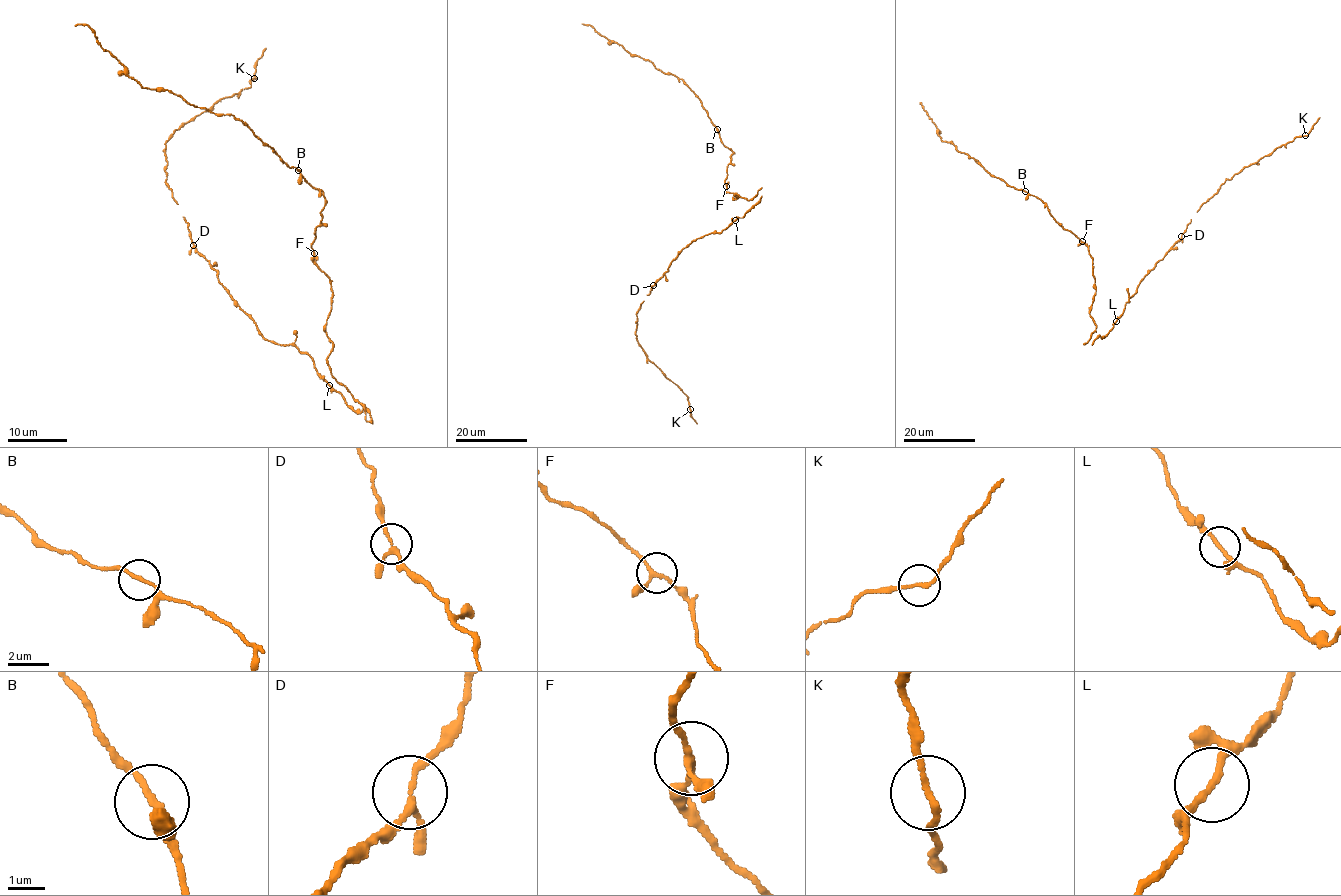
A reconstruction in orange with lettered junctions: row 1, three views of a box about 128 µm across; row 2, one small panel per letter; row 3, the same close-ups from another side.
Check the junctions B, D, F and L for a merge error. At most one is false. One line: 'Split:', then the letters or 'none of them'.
Split: none of them

